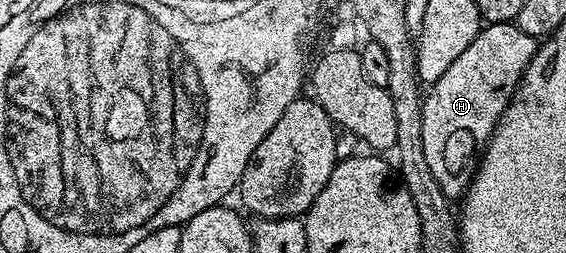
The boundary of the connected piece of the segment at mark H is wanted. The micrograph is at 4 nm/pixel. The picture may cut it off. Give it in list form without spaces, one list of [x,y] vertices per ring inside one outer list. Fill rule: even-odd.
[[[514,22],[483,25],[476,40],[472,40],[472,44],[456,56],[448,72],[429,87],[422,104],[422,139],[430,152],[434,152],[438,142],[446,145],[438,154],[436,170],[441,175],[439,182],[447,198],[461,199],[474,179],[486,143],[494,135],[495,120],[508,108],[539,45],[539,39],[528,36],[528,32],[520,32]]]

